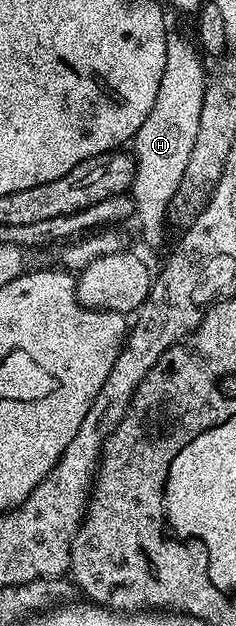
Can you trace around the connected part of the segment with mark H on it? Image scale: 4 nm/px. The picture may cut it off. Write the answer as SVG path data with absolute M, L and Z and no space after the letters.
M169 35L166 70L162 70L158 98L154 98L154 106L150 114L146 114L146 122L142 122L134 137L136 173L130 195L135 219L140 219L140 232L152 248L158 247L164 240L164 215L169 215L172 199L184 177L186 162L190 162L190 150L194 150L194 138L198 138L198 122L202 118L206 83L204 64L200 61L197 45L189 40L184 36Z

